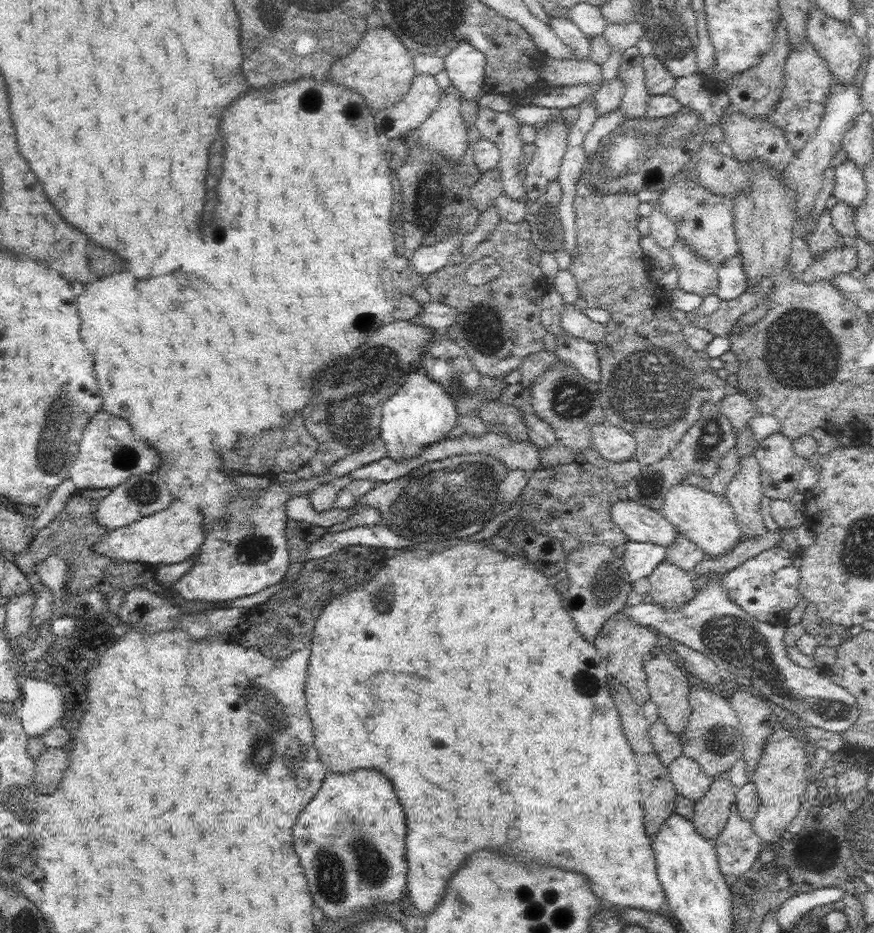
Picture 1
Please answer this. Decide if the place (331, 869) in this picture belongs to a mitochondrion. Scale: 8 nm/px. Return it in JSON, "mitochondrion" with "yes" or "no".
{"mitochondrion":"yes"}

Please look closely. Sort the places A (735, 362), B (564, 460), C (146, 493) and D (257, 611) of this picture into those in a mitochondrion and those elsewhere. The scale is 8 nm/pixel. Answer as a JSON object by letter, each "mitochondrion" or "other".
{"A":"other","B":"other","C":"mitochondrion","D":"other"}

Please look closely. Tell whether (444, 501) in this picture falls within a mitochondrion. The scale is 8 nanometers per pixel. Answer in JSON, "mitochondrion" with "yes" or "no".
{"mitochondrion":"yes"}

